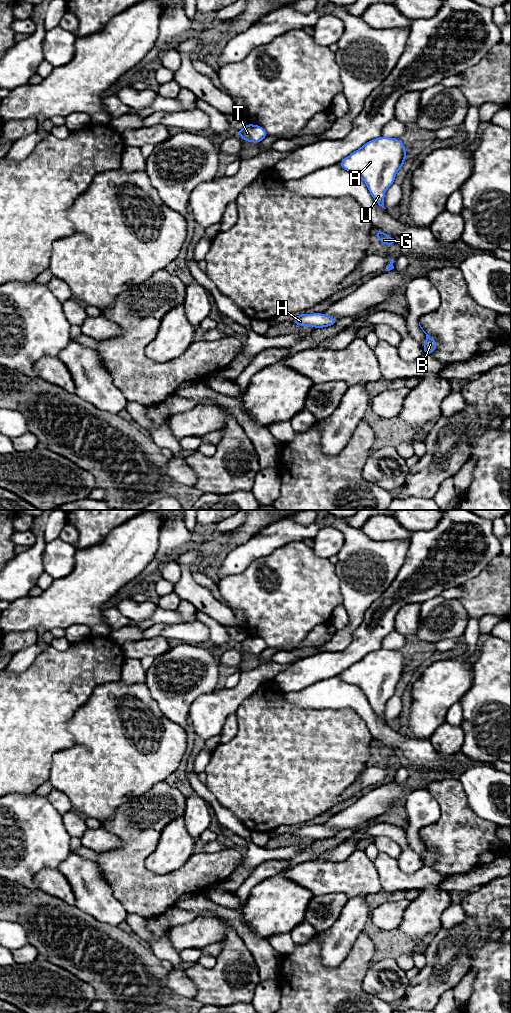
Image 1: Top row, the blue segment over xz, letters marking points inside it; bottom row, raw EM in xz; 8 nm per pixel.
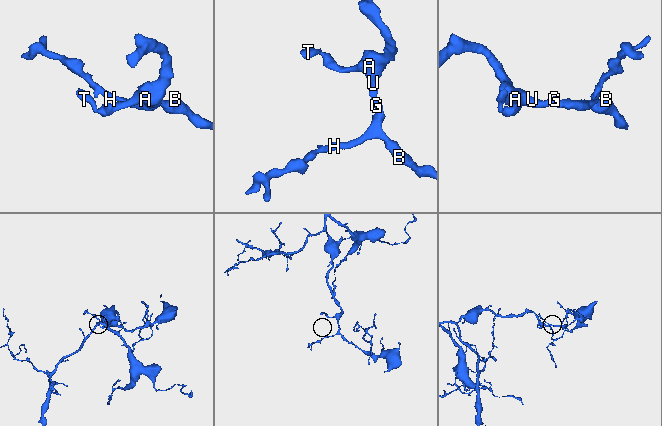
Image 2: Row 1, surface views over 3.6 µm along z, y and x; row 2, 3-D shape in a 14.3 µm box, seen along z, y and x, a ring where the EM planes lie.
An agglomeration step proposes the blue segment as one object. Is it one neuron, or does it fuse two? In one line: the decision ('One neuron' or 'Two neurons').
One neuron

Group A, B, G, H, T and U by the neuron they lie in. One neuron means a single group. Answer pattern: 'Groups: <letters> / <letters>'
Groups: A B G H T U

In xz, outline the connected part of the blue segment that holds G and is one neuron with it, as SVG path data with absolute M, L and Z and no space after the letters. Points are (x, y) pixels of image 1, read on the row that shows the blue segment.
M380 229L375 230L376 232L376 237L380 240L380 242L382 244L385 245L392 245L394 242L396 242L397 240L390 237L389 235L385 234L383 231L381 231Z

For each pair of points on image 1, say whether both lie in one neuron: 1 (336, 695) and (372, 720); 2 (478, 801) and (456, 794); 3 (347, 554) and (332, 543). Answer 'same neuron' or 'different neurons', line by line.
1: same neuron
2: different neurons
3: different neurons

